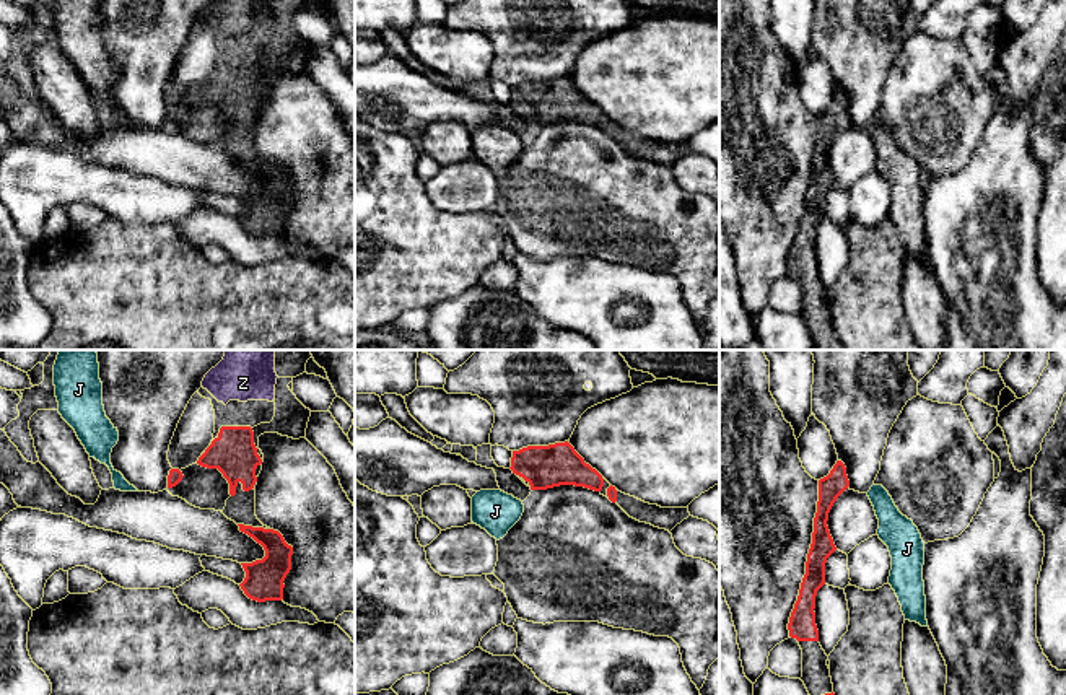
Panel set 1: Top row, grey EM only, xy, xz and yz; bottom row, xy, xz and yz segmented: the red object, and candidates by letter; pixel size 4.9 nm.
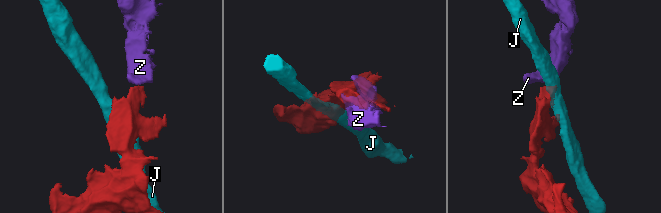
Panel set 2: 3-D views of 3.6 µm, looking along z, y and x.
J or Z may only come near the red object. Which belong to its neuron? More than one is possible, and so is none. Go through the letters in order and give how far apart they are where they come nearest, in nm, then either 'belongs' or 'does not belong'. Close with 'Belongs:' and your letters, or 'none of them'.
J: 80 nm apart; does not belong
Z: 110 nm apart; belongs
Belongs: Z

